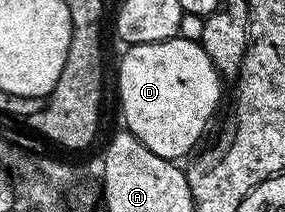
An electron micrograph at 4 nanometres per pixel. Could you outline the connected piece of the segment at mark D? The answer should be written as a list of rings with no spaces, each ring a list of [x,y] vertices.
[[[175,38],[165,40],[164,42],[152,42],[151,44],[131,44],[125,49],[126,53],[122,56],[122,61],[118,64],[118,100],[122,103],[122,116],[126,119],[125,127],[133,134],[140,142],[144,144],[160,158],[170,161],[181,161],[181,156],[186,156],[198,144],[198,139],[206,132],[206,127],[210,124],[210,119],[214,116],[214,111],[218,108],[218,103],[222,100],[222,83],[223,77],[216,70],[216,66],[212,66],[212,58],[208,58],[208,54],[202,48],[201,43],[197,40],[184,40]]]

